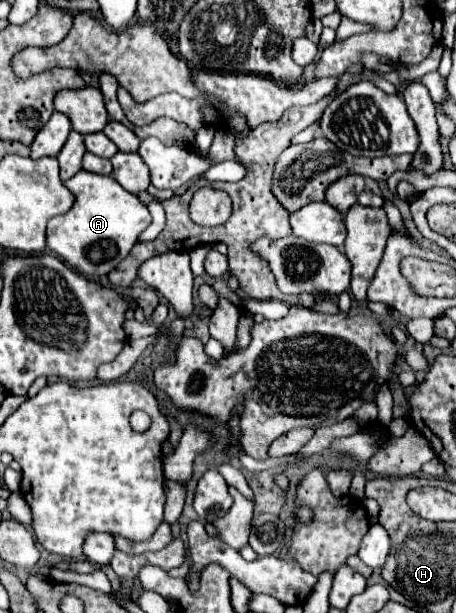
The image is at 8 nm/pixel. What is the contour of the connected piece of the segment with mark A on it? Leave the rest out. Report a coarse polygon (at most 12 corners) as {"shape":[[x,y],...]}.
{"shape":[[78,171],[46,245],[86,277],[110,273],[150,225],[138,195]]}

